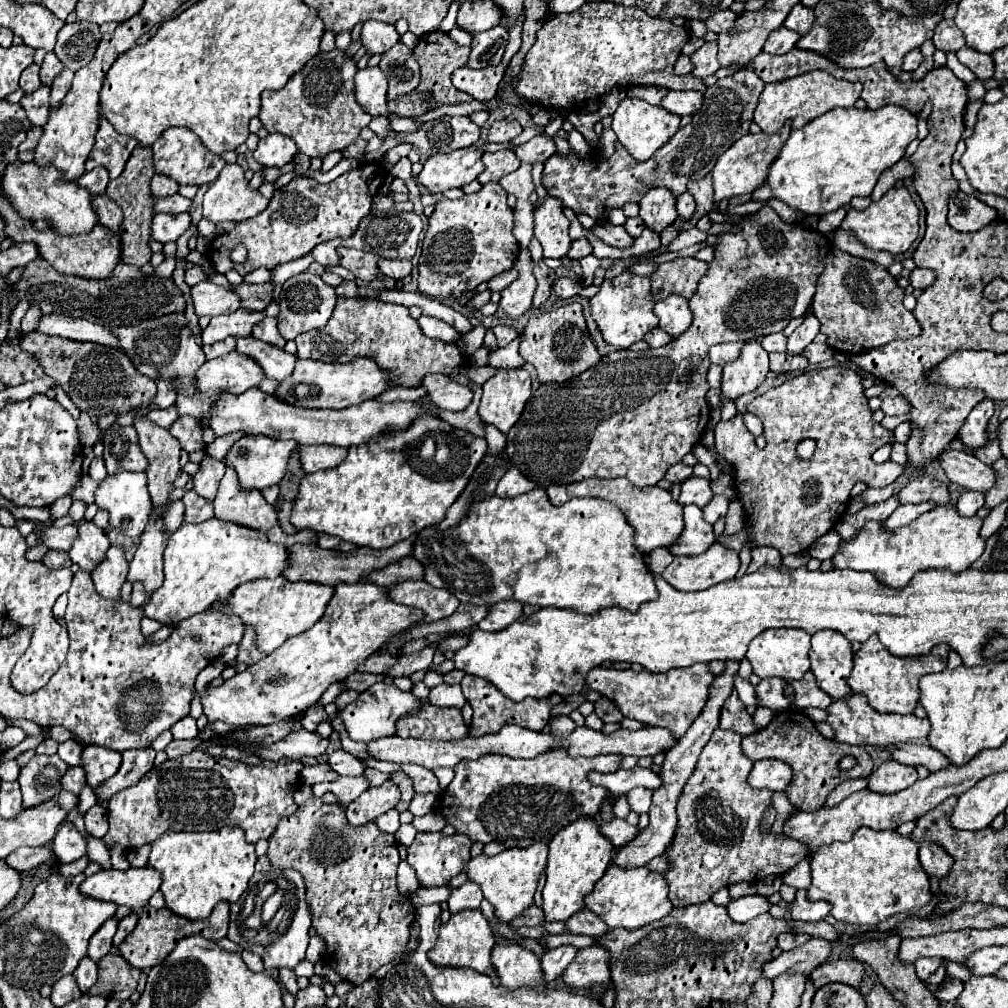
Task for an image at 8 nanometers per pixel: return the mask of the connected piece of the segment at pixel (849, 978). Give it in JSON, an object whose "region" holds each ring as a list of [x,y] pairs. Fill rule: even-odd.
{"region":[[[838,959],[838,961],[828,961],[816,967],[810,973],[810,979],[814,981],[814,987],[822,987],[832,981],[858,987],[864,975],[866,975],[866,963],[856,959]]]}

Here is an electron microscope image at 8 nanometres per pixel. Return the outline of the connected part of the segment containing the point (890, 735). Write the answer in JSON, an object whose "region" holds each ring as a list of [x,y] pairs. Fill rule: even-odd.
{"region":[[[850,693],[848,697],[836,699],[828,709],[806,709],[804,711],[814,723],[828,723],[834,729],[834,741],[848,743],[848,745],[896,745],[906,743],[916,737],[926,737],[930,731],[928,719],[918,719],[916,715],[892,715],[892,713],[878,713],[874,711],[864,695]]]}

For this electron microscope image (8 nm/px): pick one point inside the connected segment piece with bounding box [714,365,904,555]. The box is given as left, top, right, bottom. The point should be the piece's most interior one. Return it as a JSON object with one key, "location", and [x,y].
{"location":[789,503]}

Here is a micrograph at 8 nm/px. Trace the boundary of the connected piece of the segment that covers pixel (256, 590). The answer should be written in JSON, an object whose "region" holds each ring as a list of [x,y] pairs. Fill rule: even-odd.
{"region":[[[282,577],[256,579],[250,583],[238,585],[230,593],[230,599],[226,599],[226,603],[218,603],[218,607],[210,607],[210,611],[222,611],[224,615],[238,615],[242,619],[244,627],[254,627],[256,647],[264,653],[272,653],[288,637],[310,629],[322,617],[324,607],[328,605],[332,593],[334,593],[334,587],[310,583],[310,581],[294,581],[292,583]],[[310,605],[312,605],[312,613],[310,613]]]}

